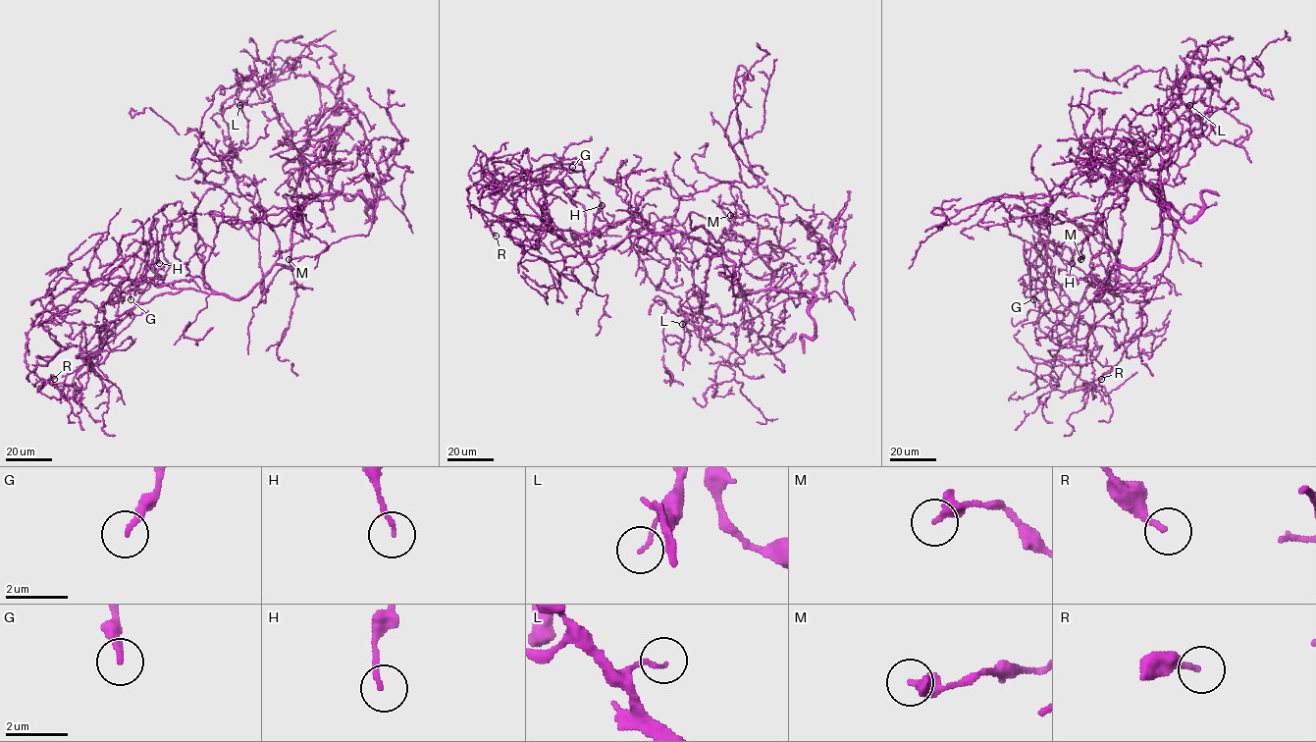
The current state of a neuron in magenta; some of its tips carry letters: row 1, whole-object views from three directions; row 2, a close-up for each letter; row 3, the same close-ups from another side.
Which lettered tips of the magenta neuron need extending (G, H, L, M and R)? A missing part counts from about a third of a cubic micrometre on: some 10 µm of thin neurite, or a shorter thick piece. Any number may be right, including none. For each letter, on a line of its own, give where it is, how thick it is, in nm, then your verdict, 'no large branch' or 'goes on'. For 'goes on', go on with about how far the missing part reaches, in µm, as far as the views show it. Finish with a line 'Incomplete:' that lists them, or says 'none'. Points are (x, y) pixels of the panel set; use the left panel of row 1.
G: at (131, 299); 200 nm thick; no large branch
H: at (159, 263); 120 nm thick; no large branch
L: at (239, 105); 100 nm thick; no large branch
M: at (289, 259); 240 nm thick; no large branch
R: at (54, 379); 200 nm thick; no large branch
Incomplete: none

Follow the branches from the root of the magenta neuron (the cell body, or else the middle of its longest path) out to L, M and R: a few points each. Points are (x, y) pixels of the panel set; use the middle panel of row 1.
L: (732, 261), (733, 294), (754, 293), (744, 298), (738, 312), (723, 316), (714, 305), (689, 313), (682, 324)
M: (732, 261), (734, 295), (770, 289), (813, 292), (824, 267), (818, 238), (806, 221), (730, 215)
R: (732, 261), (631, 220), (587, 234), (524, 227), (469, 206), (474, 185), (488, 184), (480, 207), (496, 236)

